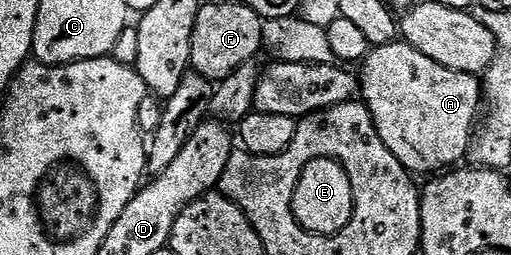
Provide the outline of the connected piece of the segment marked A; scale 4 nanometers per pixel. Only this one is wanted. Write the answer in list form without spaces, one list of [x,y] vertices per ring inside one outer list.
[[[398,40],[386,46],[372,47],[365,61],[360,63],[359,98],[371,112],[379,140],[387,144],[395,160],[414,176],[433,176],[456,167],[460,163],[457,161],[470,153],[479,122],[477,109],[483,106],[483,82],[478,75],[443,68],[443,64],[435,64],[431,56],[423,56],[423,52],[411,48],[408,42]]]

